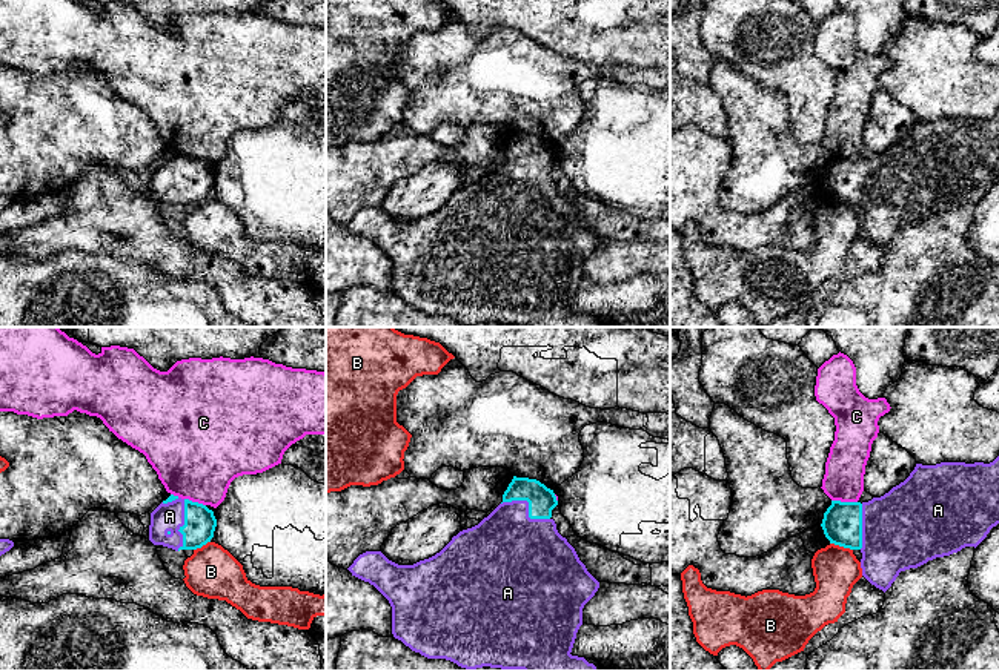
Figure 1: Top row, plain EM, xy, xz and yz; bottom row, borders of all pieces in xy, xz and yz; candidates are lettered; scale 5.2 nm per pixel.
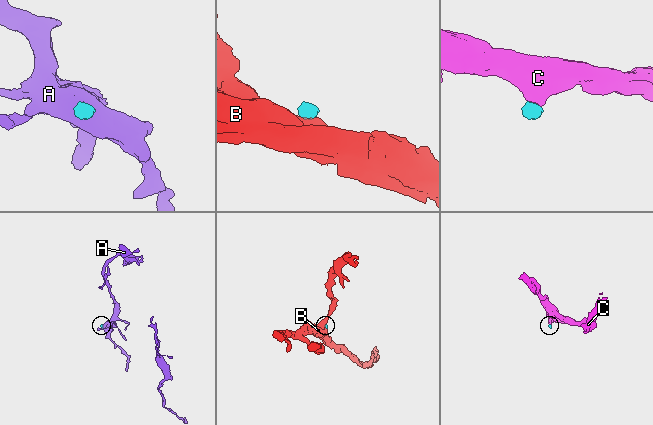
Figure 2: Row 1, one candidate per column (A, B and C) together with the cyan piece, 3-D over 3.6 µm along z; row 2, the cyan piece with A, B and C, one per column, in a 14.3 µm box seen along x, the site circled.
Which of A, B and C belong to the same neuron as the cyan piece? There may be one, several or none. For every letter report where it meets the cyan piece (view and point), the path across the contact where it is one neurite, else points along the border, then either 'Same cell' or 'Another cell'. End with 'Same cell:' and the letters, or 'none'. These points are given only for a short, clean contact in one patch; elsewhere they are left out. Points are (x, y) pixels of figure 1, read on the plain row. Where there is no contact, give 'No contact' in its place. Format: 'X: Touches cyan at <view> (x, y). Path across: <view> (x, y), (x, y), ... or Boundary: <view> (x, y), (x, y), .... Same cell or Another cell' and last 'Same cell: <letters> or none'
A: Touches cyan at xz (529, 163). Path across: xz (541, 157), (535, 157), (529, 163), (518, 194), (509, 206). Same cell
B: Touches cyan at yz (841, 201). Boundary: yz (830, 198), (852, 206). Another cell
C: Touches cyan at yz (844, 158). Boundary: yz (832, 155), (856, 158). Another cell
Same cell: A

